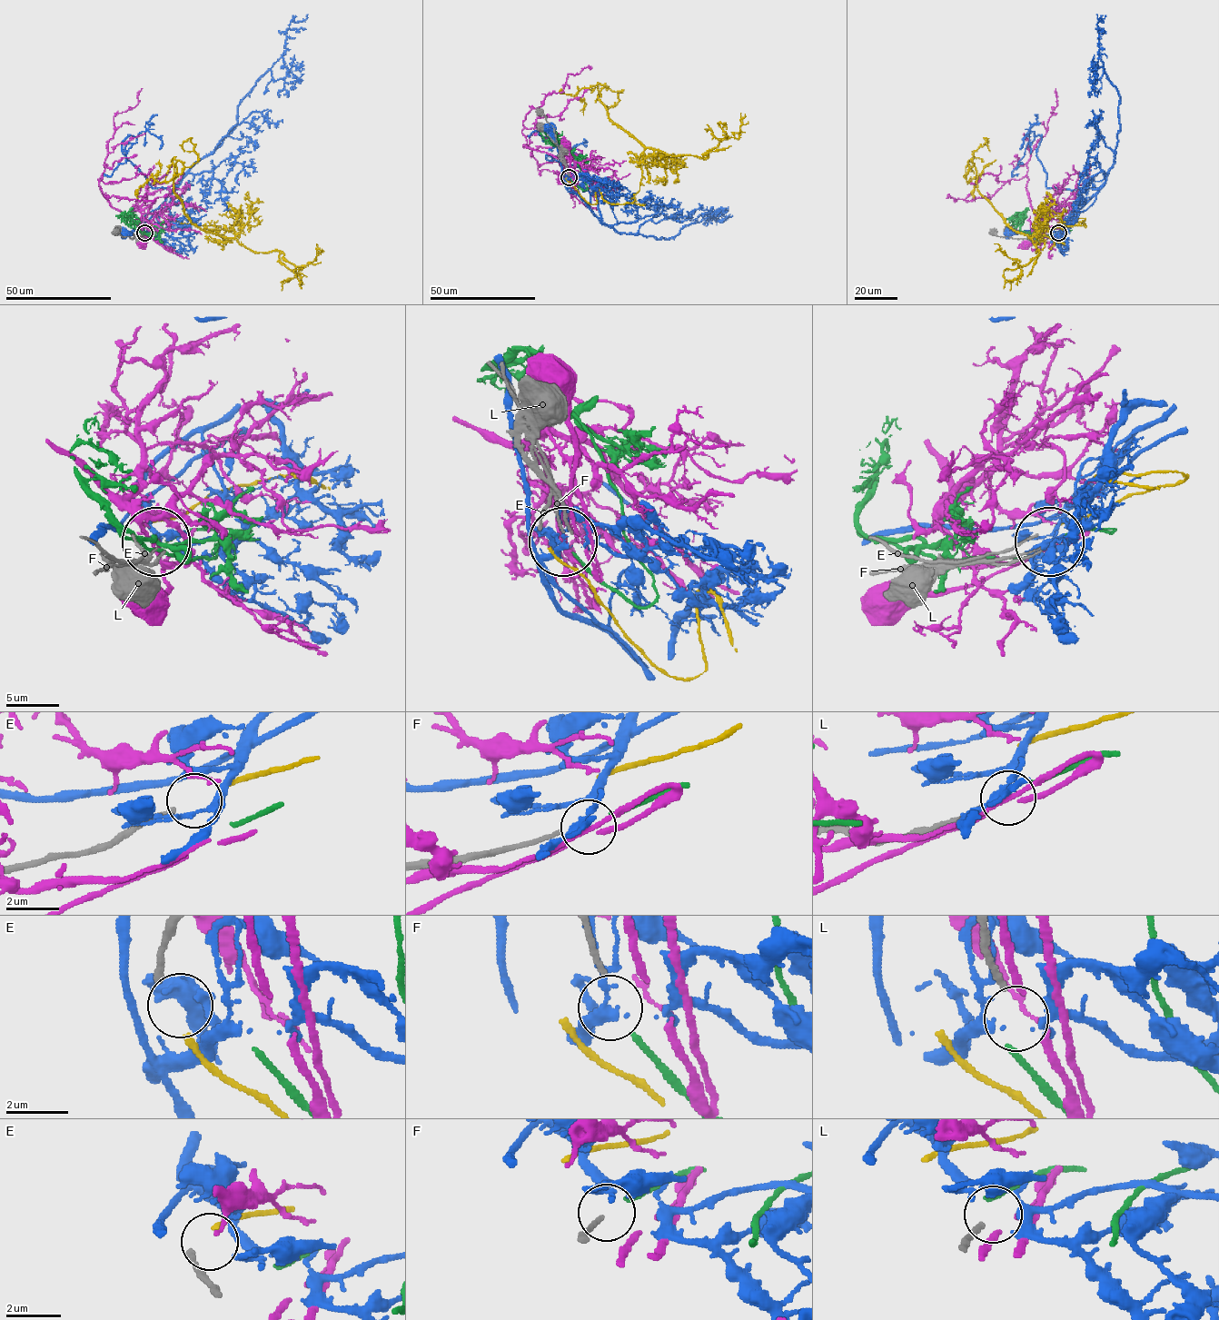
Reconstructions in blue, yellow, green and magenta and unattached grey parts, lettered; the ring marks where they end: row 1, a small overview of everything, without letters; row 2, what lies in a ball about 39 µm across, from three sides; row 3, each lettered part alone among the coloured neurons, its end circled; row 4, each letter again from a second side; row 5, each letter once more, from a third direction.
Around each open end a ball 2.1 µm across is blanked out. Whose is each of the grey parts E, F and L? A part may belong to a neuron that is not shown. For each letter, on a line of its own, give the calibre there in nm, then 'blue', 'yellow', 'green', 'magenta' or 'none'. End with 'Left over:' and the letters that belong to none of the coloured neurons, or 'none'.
E: 240 nm | yellow
F: 140 nm | green
L: 160 nm | none
Left over: L

